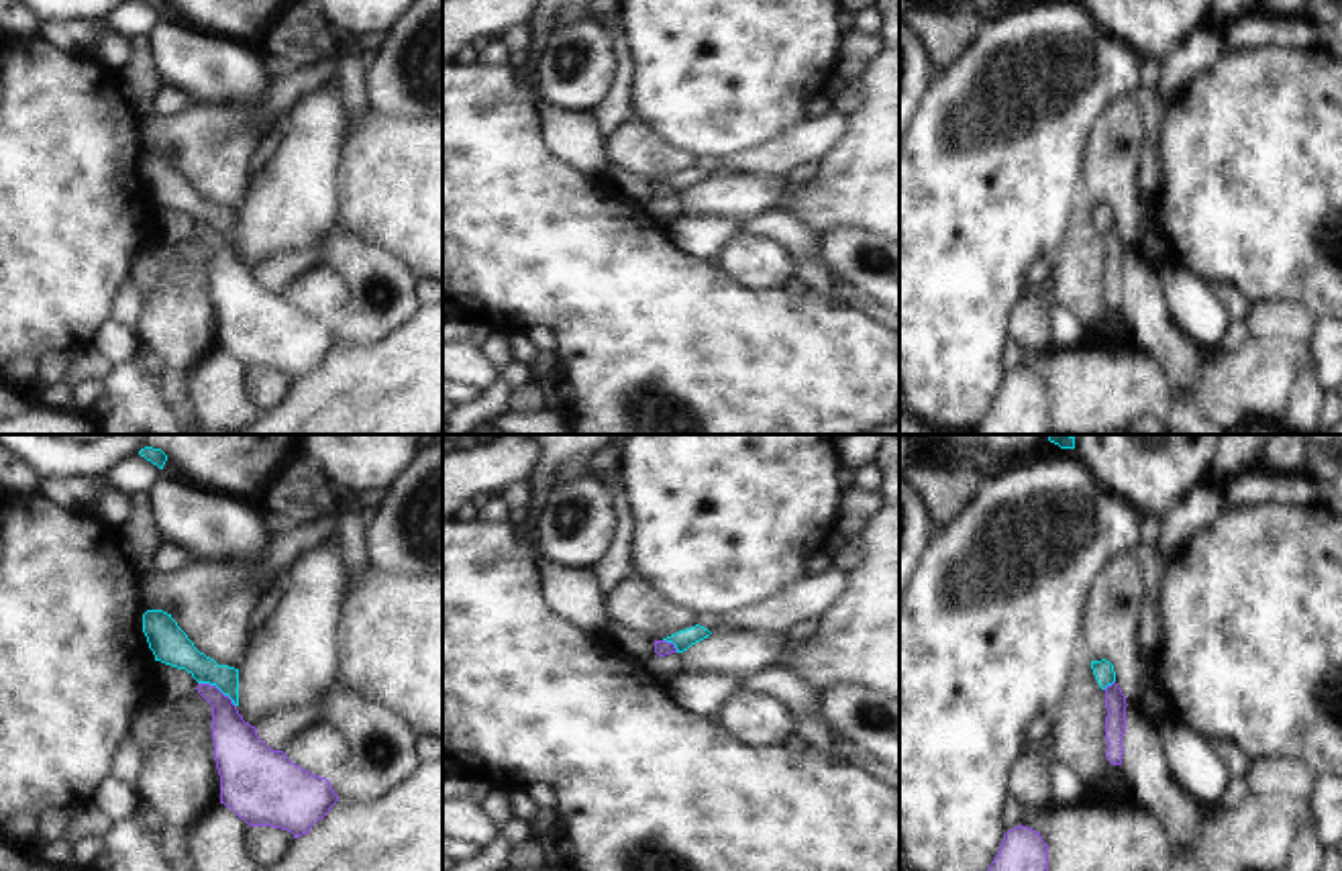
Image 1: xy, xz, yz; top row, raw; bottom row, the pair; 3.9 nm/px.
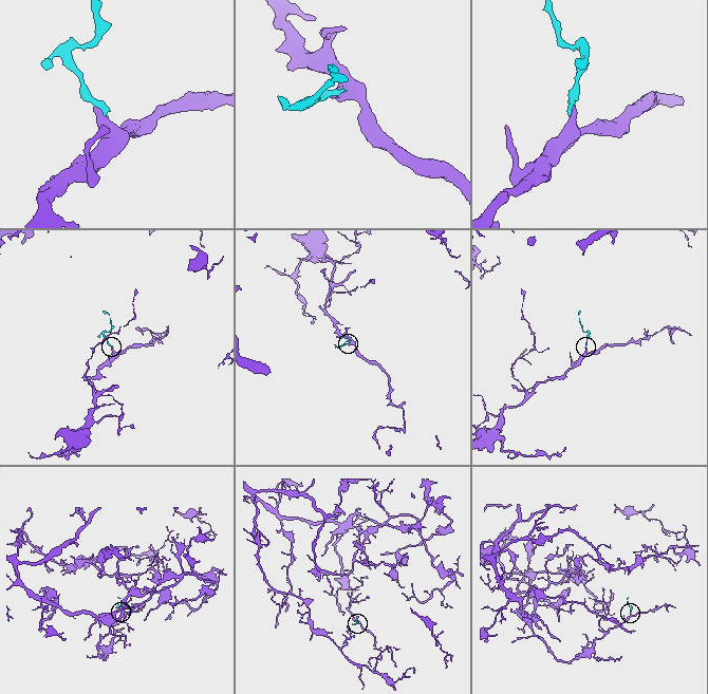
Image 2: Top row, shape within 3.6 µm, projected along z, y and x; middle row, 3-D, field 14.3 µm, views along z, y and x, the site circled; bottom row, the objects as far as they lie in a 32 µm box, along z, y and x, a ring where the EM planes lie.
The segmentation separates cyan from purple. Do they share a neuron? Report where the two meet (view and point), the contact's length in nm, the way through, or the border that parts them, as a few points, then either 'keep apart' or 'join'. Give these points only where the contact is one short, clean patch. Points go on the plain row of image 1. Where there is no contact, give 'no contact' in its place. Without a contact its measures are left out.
xy (219, 231) | 180 nm | along xy (198, 225), (217, 229), (235, 249) | keep apart

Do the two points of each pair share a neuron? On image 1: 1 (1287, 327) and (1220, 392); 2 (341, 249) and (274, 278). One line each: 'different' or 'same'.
1: different
2: different

